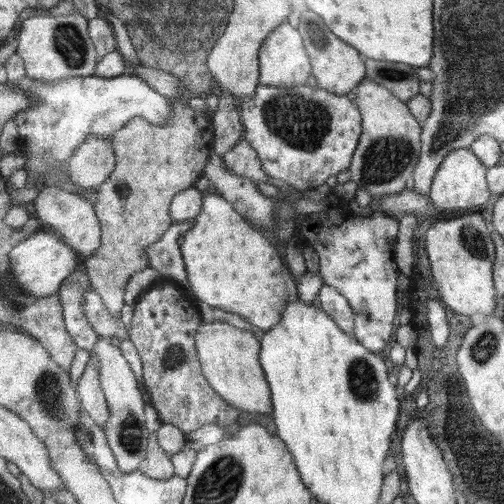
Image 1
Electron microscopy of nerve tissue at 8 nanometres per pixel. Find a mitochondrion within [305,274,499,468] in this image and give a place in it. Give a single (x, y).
(362, 379)

